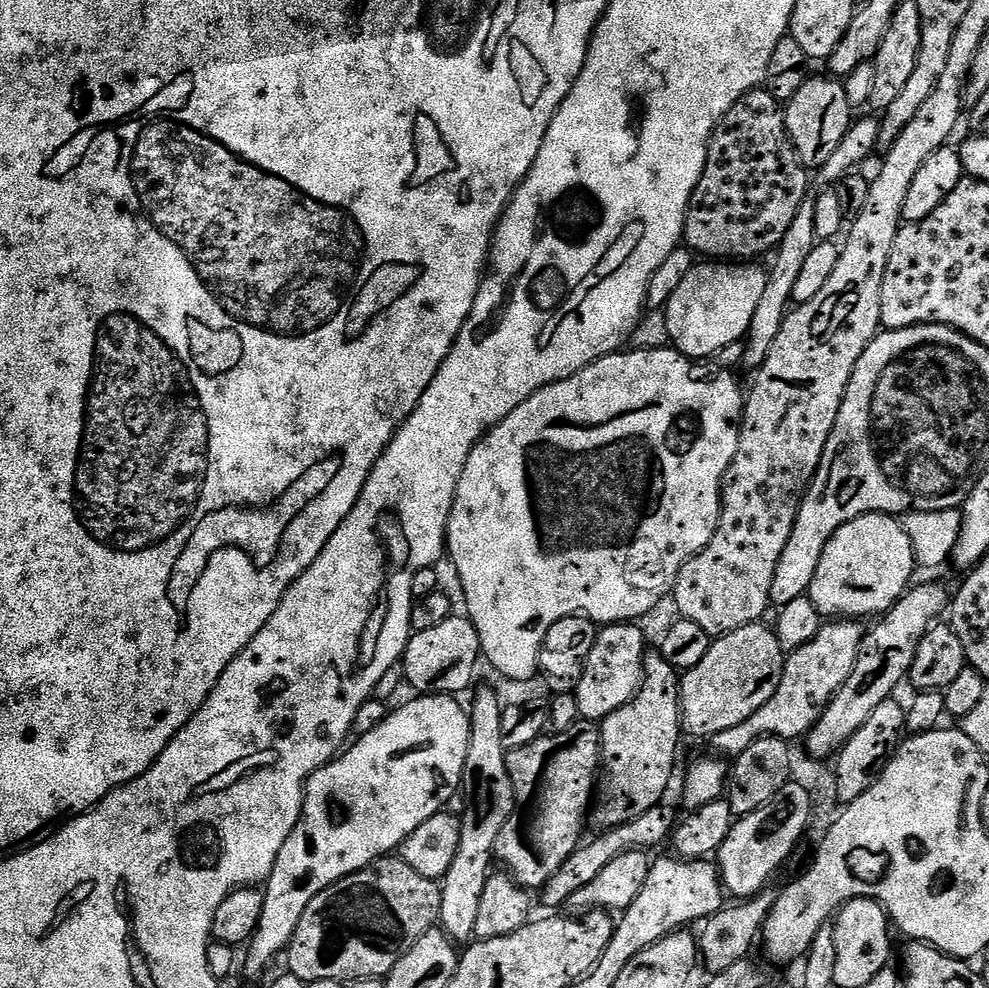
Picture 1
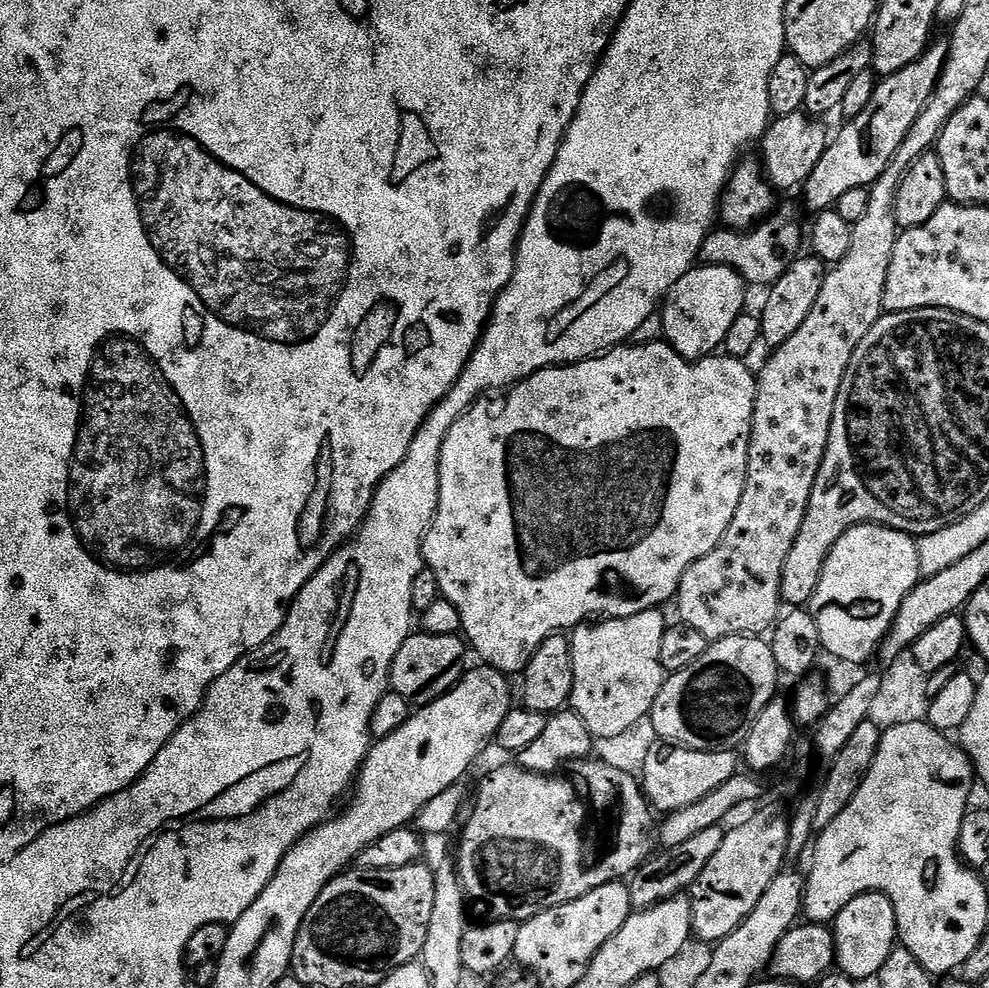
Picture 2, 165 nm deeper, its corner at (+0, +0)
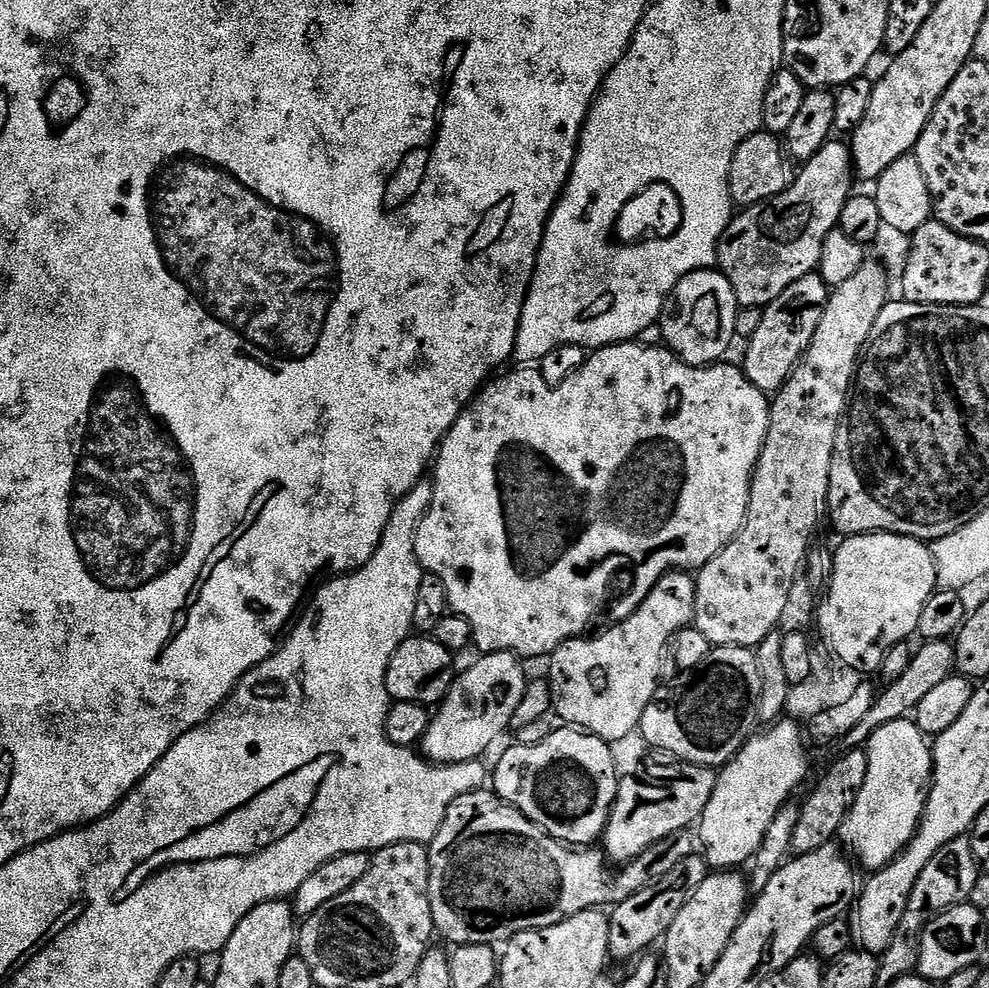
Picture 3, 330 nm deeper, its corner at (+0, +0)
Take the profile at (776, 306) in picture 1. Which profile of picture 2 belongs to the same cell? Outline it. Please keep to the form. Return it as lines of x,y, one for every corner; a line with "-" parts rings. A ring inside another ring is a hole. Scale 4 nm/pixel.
944,42
936,43
929,43
928,49
920,55
918,62
906,66
906,70
898,70
898,74
890,74
883,77
877,83
874,94
870,98
868,105
866,105
866,110
862,110
862,114
858,114
852,120
847,121
843,125
845,128
837,136
835,133
829,139
828,149
824,151
822,158
818,158
818,166
814,166
810,178
802,185
802,193
804,192
805,200
803,200
803,203
806,205
806,208
806,203
808,203
809,213
815,214
829,211
838,202
838,198
842,198
842,194
846,194
850,190
868,188
883,174
886,166
890,166
898,146
902,146
902,138
906,138
906,133
910,130
910,126
914,126
914,121
918,118
918,114
922,114
926,102
930,102
930,94
934,94
936,83
942,74
942,66
948,57
948,45

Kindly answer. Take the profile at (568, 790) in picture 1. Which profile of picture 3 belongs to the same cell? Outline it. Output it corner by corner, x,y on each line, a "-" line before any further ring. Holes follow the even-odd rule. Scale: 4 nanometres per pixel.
495,791
467,792
453,802
450,810
446,810
446,818
438,834
427,845
432,927
439,935
441,932
452,946
503,945
514,938
514,934
554,926
587,908
615,906
626,902
630,894
638,894
638,890
654,886
654,882
666,878
666,874
670,874
670,870
674,870
674,866
682,862
682,858
693,855
692,840
694,844
691,831
675,832
647,848
636,860
616,870
620,872
612,872
613,865
599,847
563,844
514,806
507,804

